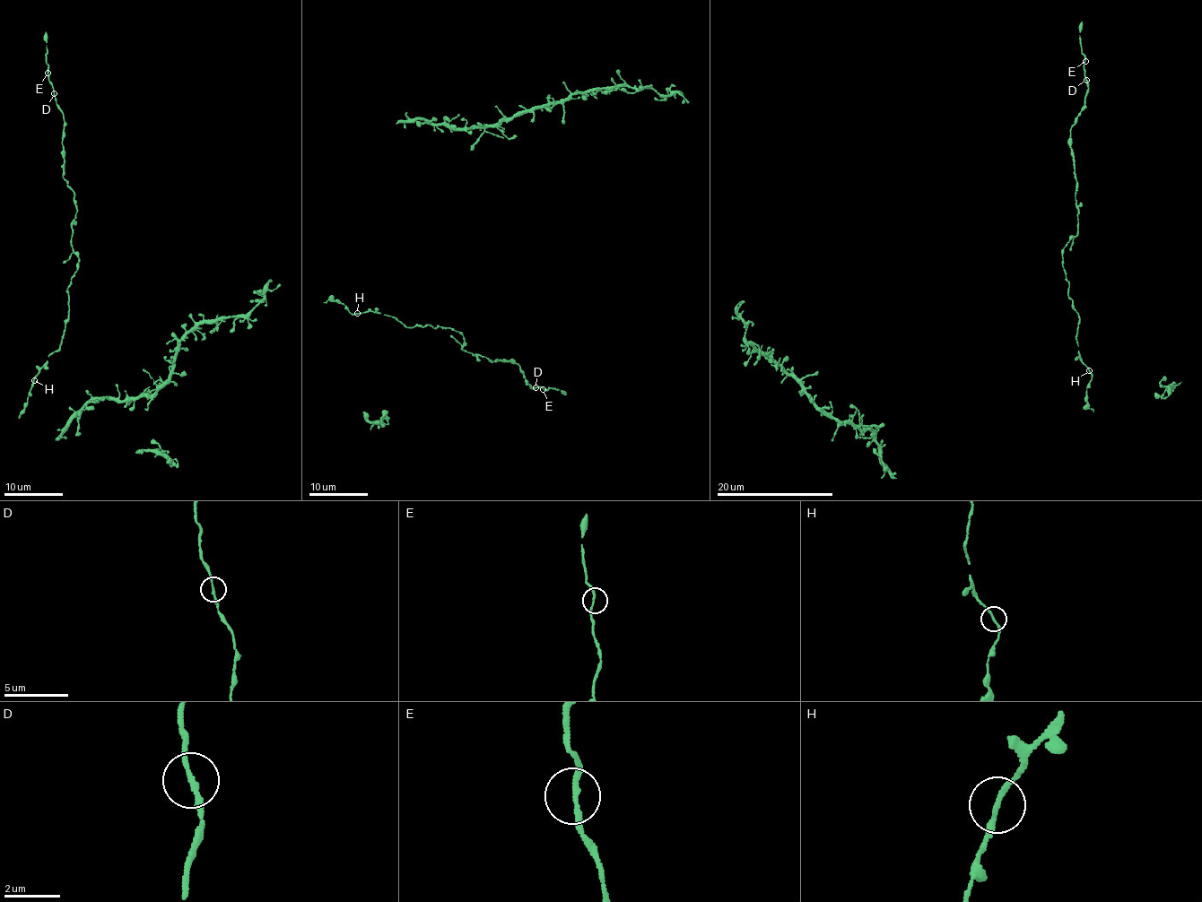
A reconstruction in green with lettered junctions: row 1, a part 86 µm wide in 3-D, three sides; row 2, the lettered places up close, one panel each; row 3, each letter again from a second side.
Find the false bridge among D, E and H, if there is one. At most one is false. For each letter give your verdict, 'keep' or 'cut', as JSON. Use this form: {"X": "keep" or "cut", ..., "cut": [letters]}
{"D": "keep", "E": "keep", "H": "keep", "cut": []}

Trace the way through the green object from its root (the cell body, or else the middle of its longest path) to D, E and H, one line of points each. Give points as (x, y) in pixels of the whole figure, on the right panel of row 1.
D: (1083, 409), (1091, 372), (1077, 351), (1079, 319), (1067, 296), (1062, 249), (1078, 230), (1070, 134), (1086, 80)
E: (1083, 409), (1091, 372), (1077, 351), (1062, 249), (1078, 230), (1070, 134), (1088, 88), (1085, 61)
H: (1083, 409), (1086, 404), (1087, 385), (1091, 378), (1089, 370)

